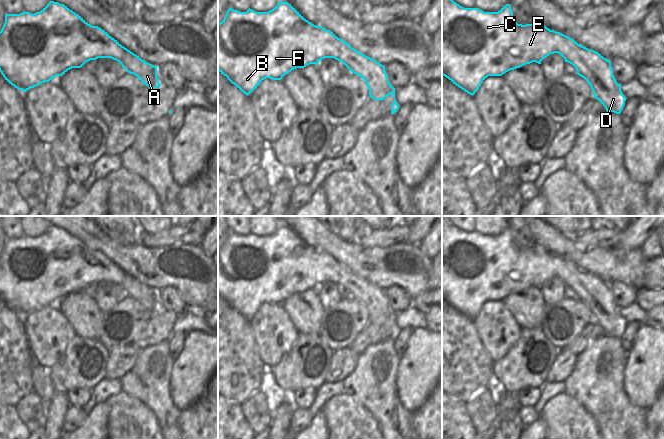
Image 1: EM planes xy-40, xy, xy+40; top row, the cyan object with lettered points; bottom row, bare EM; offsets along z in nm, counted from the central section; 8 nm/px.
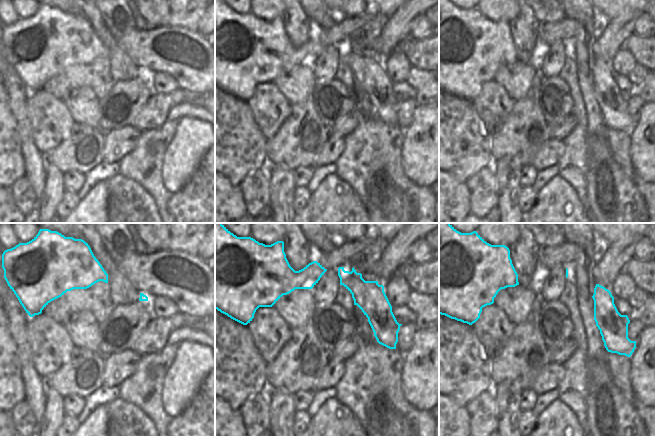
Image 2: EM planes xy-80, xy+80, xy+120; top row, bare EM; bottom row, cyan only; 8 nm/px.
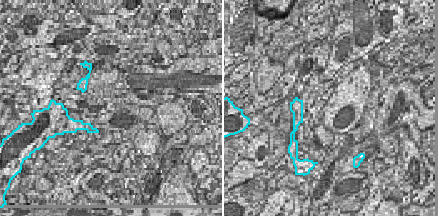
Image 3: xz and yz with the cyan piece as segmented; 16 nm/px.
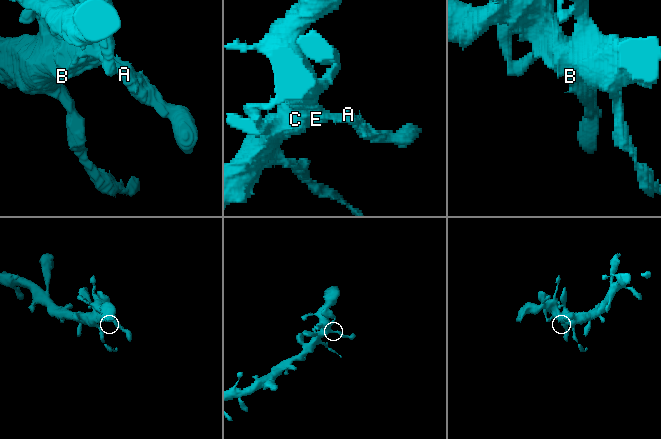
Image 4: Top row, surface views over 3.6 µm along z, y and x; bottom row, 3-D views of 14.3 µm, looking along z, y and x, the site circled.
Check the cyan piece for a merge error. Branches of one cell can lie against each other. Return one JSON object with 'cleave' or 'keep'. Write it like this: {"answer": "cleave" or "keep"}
{"answer": "keep"}

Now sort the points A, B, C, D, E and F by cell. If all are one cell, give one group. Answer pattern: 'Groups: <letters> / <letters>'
Groups: A B C D E F.

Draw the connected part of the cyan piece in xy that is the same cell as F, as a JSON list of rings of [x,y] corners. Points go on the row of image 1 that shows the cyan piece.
[[[279,1],[268,12],[256,12],[250,8],[246,12],[240,12],[229,8],[223,21],[218,23],[218,71],[247,96],[266,78],[281,80],[292,70],[310,64],[317,65],[324,58],[334,58],[342,62],[352,73],[360,76],[367,83],[372,99],[384,100],[392,94],[394,102],[391,105],[391,114],[397,112],[399,105],[395,100],[395,88],[389,83],[385,66],[358,52],[330,30],[312,24],[288,2]]]

